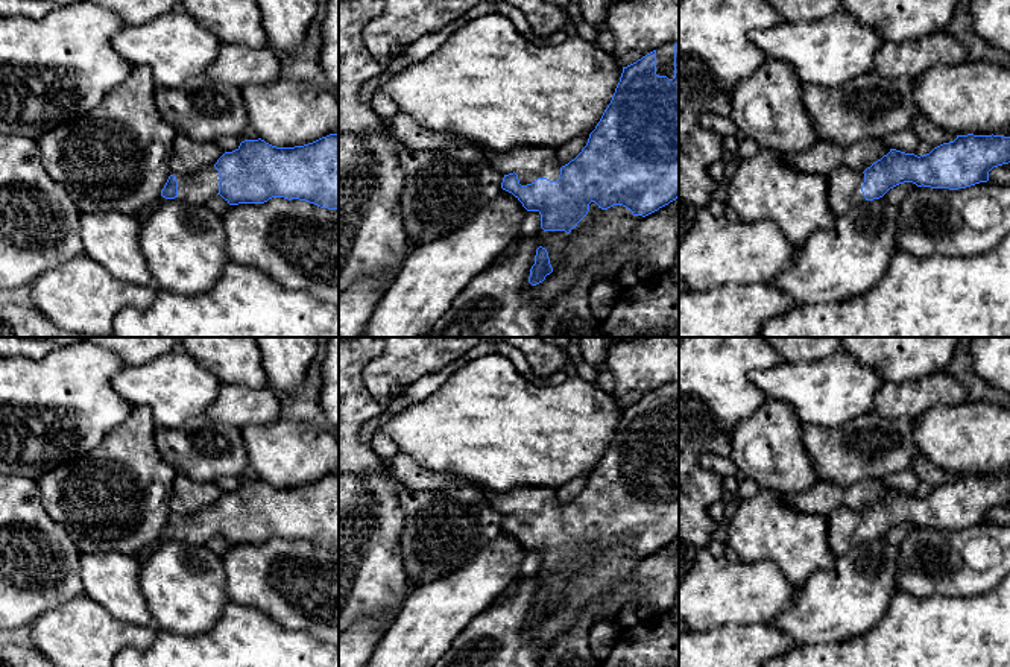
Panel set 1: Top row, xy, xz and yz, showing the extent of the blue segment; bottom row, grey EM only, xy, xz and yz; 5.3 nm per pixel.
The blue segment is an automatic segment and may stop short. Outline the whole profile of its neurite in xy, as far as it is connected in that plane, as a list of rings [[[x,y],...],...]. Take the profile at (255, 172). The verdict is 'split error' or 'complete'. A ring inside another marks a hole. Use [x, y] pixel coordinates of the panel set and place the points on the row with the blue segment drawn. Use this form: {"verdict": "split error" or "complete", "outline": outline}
{"verdict": "split error", "outline": [[[339,135],[295,147],[276,147],[261,138],[245,140],[211,167],[188,176],[170,175],[161,196],[135,217],[144,223],[164,199],[205,205],[214,194],[229,205],[284,198],[339,210]]]}

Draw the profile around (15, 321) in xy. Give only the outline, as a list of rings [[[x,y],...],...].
[[[0,305],[0,337],[114,337],[114,336],[94,336],[84,333],[70,333],[56,327],[44,313],[33,305]]]

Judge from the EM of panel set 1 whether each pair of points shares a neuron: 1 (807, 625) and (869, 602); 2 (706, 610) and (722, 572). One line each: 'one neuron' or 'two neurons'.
1: one neuron
2: one neuron

